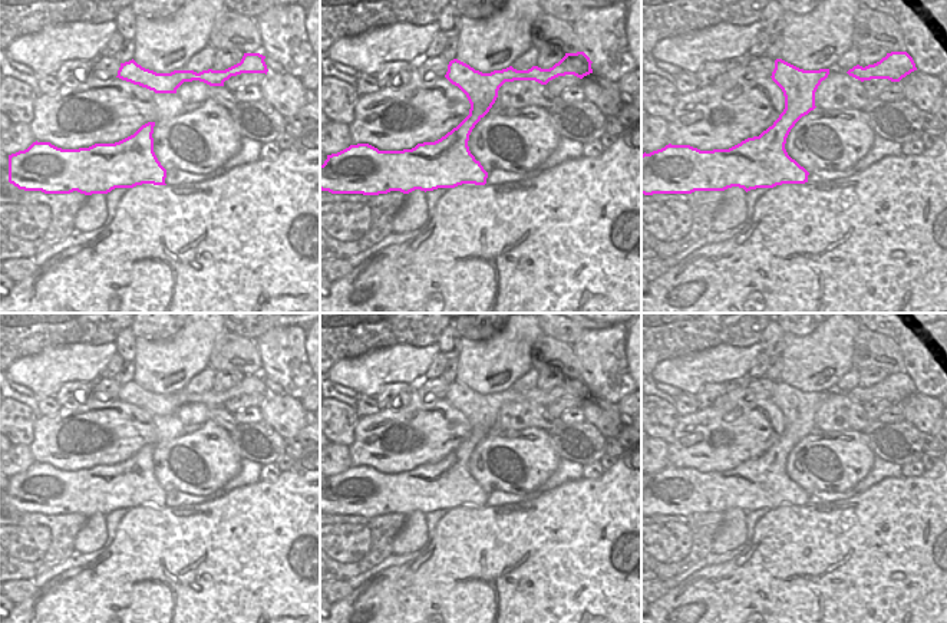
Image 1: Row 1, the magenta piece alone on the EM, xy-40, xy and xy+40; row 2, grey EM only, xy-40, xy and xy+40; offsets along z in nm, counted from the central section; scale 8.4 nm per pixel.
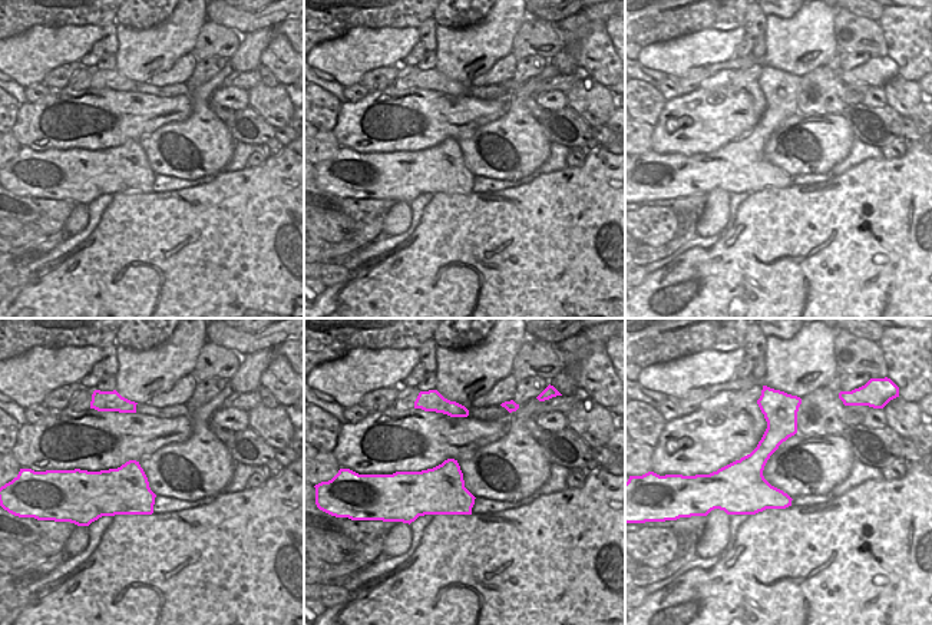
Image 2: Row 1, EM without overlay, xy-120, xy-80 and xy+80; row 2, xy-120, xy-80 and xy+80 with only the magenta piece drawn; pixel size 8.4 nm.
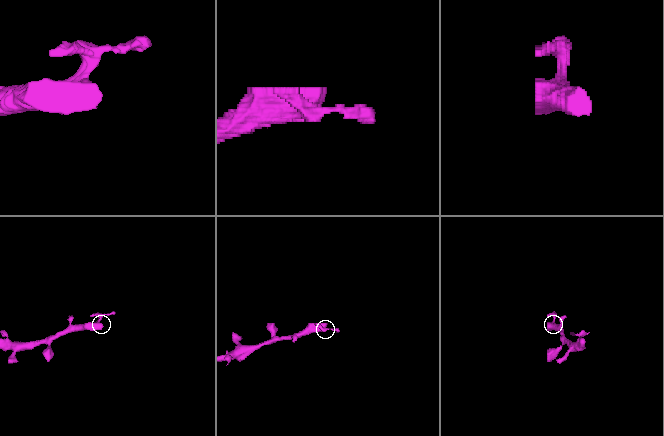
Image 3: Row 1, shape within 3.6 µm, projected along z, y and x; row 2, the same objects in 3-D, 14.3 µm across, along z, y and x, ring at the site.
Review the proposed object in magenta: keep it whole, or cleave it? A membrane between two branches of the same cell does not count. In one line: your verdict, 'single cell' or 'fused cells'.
fused cells

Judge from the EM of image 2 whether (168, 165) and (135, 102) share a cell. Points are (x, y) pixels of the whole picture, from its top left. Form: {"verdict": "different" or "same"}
{"verdict": "different"}

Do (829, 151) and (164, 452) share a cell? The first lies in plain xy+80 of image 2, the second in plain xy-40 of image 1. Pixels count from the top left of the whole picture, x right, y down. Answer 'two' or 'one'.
one

